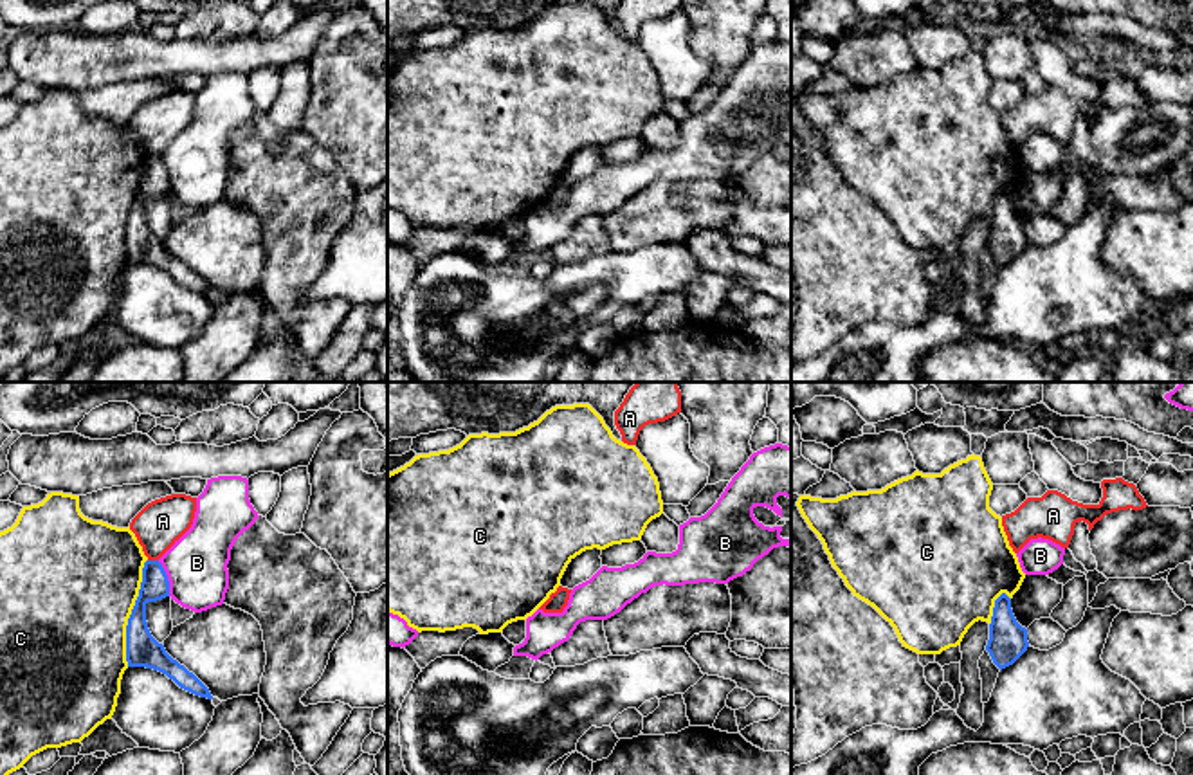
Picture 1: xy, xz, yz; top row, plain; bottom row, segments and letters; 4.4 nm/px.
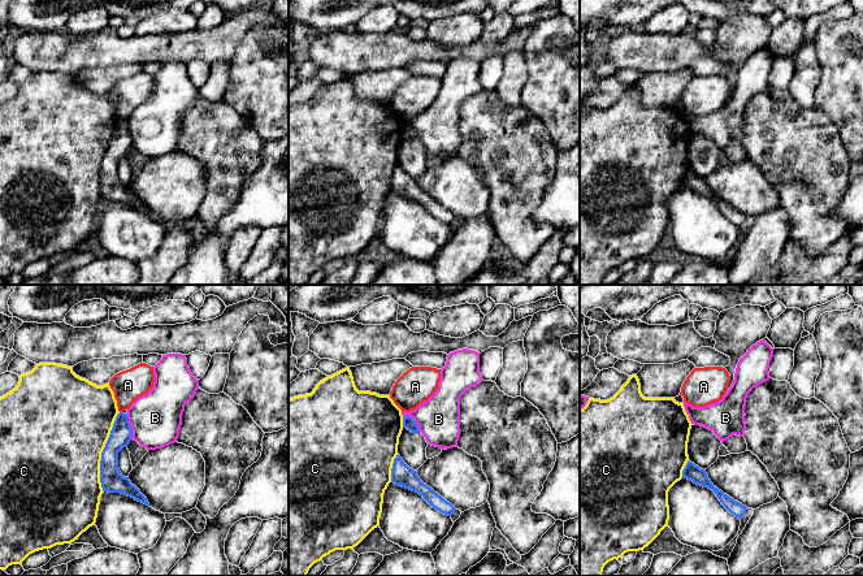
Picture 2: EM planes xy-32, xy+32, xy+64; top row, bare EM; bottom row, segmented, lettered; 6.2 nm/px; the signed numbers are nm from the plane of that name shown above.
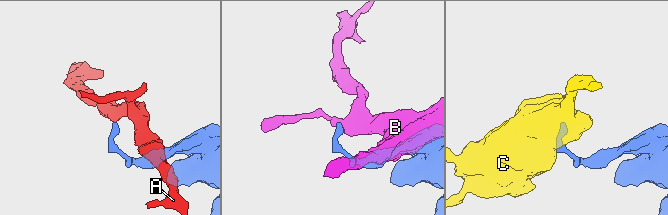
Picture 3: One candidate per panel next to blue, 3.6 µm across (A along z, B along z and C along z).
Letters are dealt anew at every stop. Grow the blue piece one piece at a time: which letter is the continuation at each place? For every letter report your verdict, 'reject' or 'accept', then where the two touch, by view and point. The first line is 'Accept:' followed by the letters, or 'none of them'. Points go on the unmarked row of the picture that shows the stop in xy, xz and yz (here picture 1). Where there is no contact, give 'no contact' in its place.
Accept: none of them
A: reject; contact xy (154, 157)
B: reject; contact xy (166, 175)
C: reject; contact xy (132, 209)

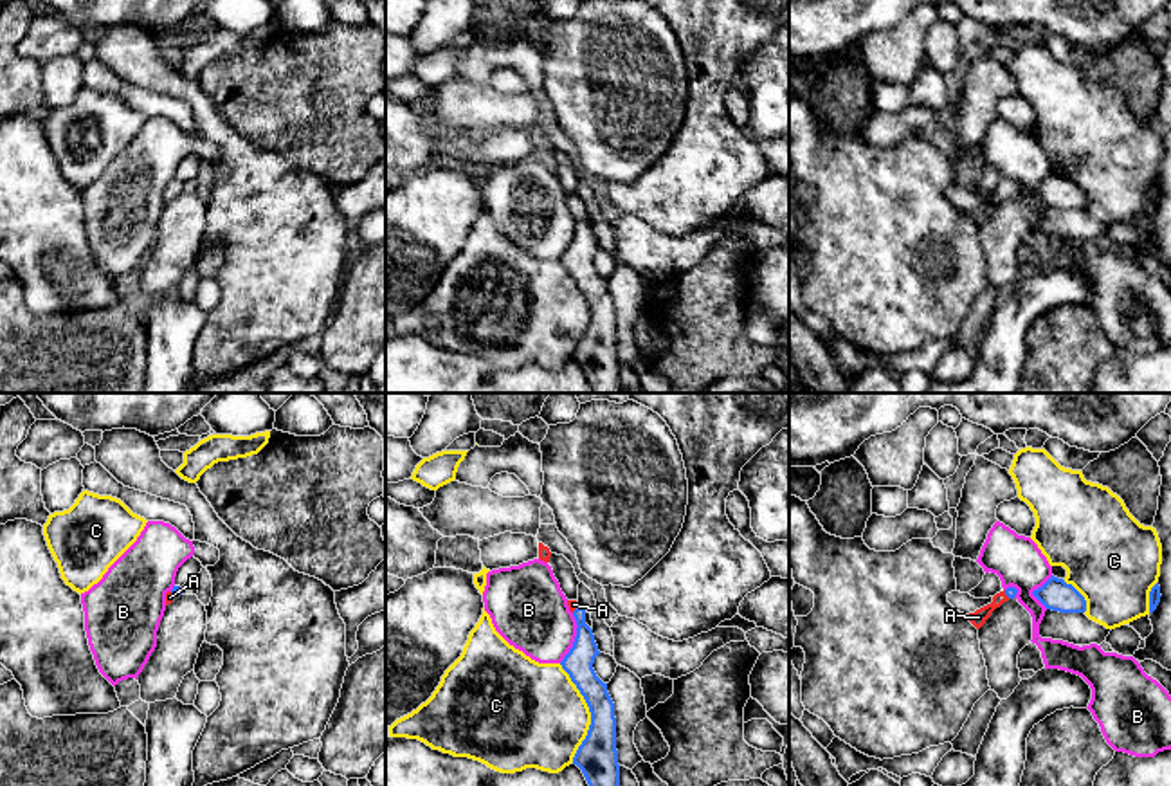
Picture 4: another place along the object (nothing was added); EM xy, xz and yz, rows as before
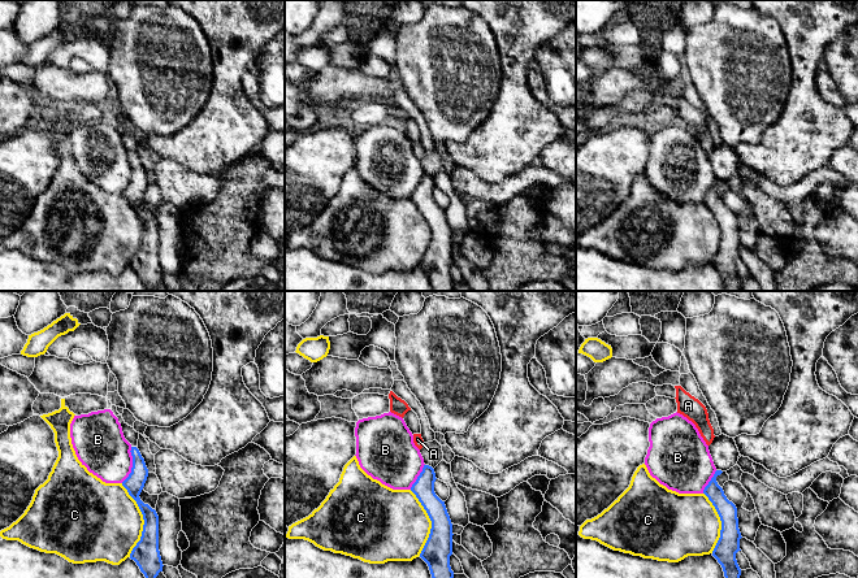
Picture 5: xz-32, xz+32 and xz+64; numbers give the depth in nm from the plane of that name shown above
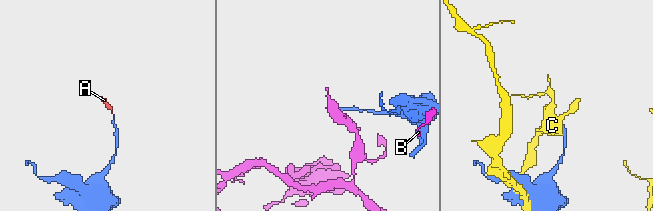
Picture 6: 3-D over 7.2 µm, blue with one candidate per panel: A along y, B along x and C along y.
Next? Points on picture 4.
Accept: A
A: accept; contact yz (1006, 190)
B: reject; contact xz (575, 235)
C: reject; contact xz (590, 307)

